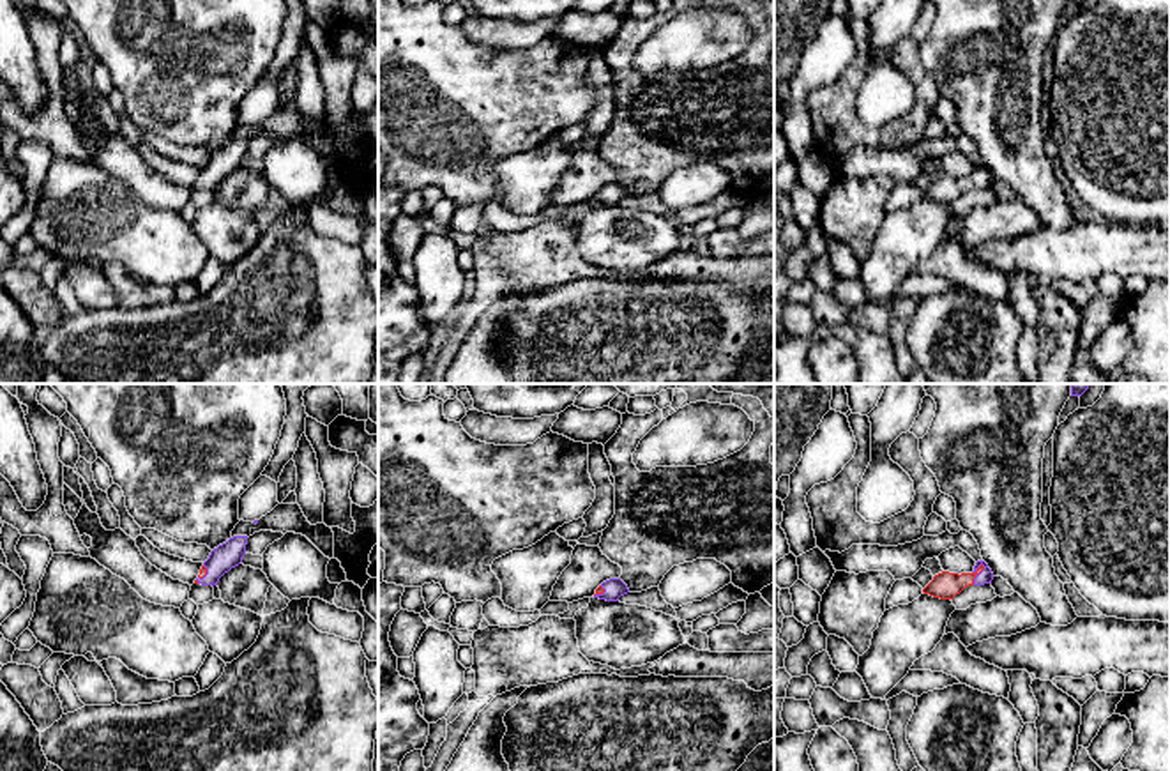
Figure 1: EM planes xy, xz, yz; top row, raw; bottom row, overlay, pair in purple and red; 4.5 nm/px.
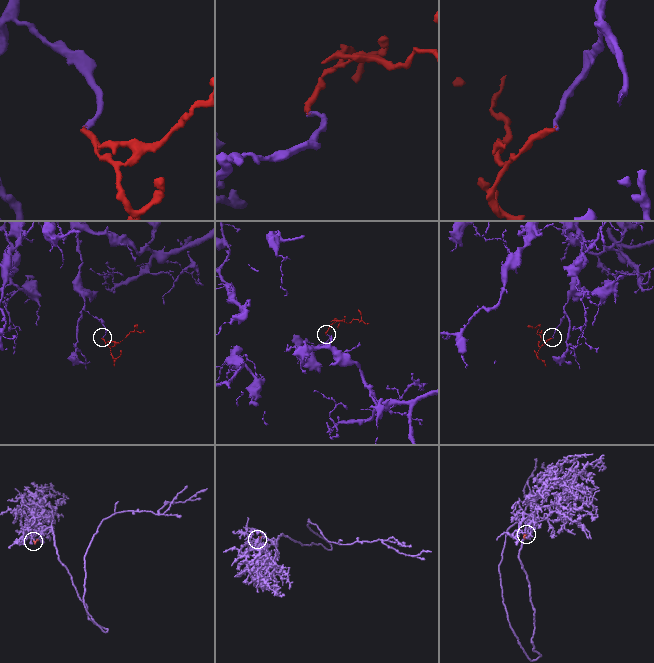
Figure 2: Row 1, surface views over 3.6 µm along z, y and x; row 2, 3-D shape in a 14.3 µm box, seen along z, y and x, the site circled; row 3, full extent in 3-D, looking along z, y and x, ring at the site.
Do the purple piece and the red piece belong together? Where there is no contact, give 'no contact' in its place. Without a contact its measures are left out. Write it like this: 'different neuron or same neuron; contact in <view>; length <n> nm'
same neuron; contact in yz; length 110 nm

